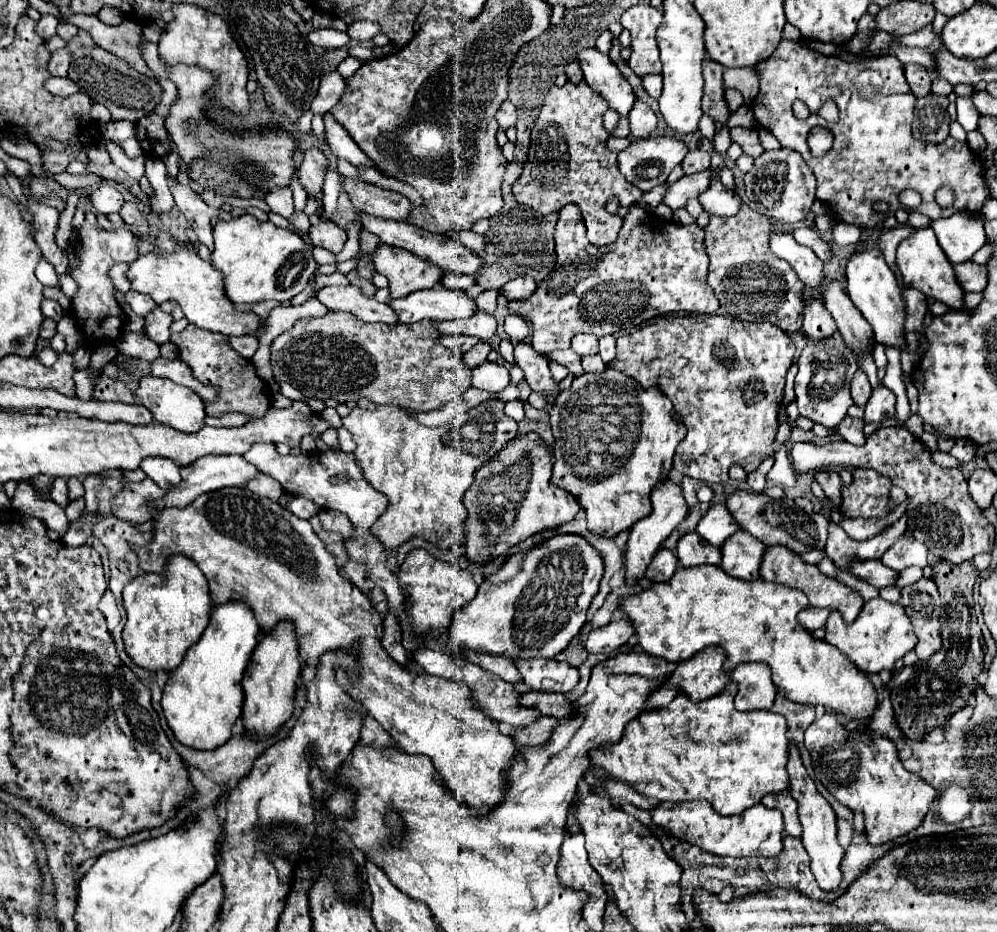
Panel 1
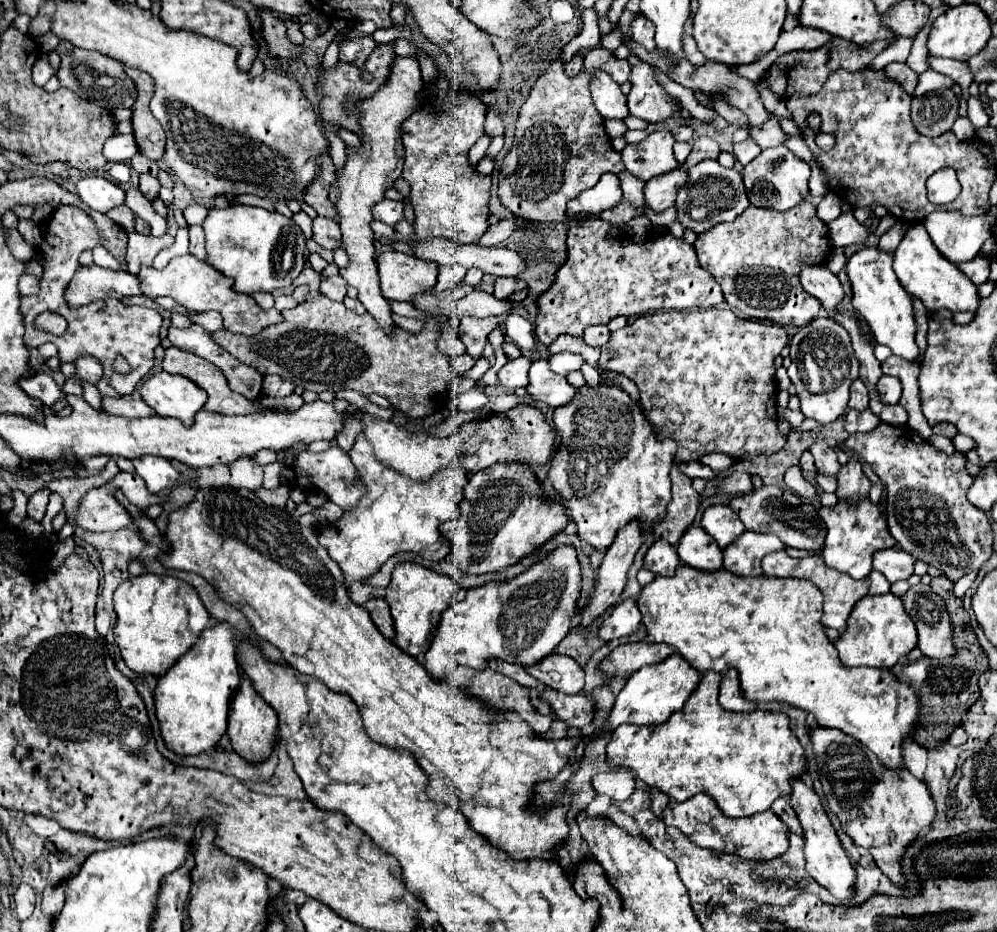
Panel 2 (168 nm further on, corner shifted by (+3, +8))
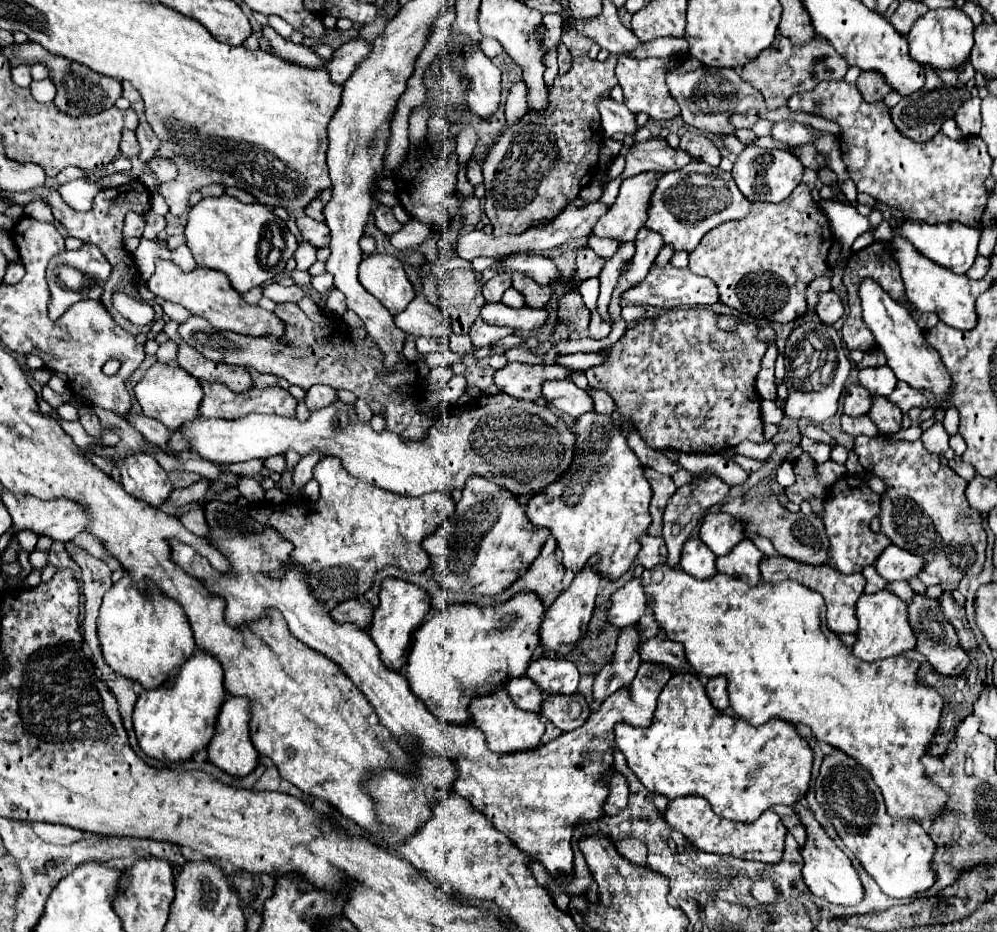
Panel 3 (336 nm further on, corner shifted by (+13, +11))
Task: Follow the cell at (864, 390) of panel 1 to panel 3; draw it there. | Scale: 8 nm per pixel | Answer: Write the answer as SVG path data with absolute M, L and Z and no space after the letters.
M853 385L847 395L845 395L845 415L851 415L851 417L861 417L861 415L867 415L873 401L871 401L871 395L867 389L861 389L861 385Z

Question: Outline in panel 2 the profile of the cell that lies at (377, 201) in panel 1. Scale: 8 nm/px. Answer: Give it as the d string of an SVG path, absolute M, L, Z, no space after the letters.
M381 200L373 206L373 218L387 222L395 226L399 220L403 220L403 202L393 202L393 200Z

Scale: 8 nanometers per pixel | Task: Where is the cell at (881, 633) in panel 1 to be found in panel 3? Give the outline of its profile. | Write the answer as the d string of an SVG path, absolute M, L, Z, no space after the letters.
M883 589L873 595L863 593L857 601L857 619L859 619L859 631L857 631L857 643L853 645L853 655L867 663L897 657L903 651L913 649L917 643L917 637L909 627L907 603L897 595L893 595L891 591Z

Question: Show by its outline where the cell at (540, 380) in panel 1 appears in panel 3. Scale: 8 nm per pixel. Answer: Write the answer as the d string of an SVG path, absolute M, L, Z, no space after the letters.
M547 381L543 387L543 397L561 413L567 413L575 419L593 409L591 395L571 381Z

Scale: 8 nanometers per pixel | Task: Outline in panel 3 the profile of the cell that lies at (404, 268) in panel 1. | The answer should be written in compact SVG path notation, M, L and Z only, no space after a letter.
M373 253L365 257L359 265L359 283L375 295L391 315L407 309L415 297L401 261L391 255Z

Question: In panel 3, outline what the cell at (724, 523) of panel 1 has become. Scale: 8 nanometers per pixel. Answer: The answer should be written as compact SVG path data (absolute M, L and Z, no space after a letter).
M727 513L705 515L705 519L701 523L699 537L717 557L731 553L731 549L745 539L741 521Z

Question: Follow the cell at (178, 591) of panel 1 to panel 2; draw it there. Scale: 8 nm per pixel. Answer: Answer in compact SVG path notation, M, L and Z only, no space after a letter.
M151 572L131 576L115 590L113 600L117 612L113 630L115 642L121 648L125 664L141 674L163 676L163 672L195 644L209 624L209 614L197 590L175 576L159 576Z

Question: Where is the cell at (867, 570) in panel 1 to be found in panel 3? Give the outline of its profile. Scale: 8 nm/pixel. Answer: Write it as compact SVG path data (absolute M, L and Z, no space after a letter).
M889 545L875 563L875 569L887 581L909 581L911 577L917 577L925 565L927 561L923 557L913 555L897 545Z

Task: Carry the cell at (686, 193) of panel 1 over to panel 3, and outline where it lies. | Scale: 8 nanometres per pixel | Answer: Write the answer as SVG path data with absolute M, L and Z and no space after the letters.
M649 171L625 179L617 201L609 213L599 217L591 233L617 239L619 243L635 243L637 231L645 223L645 203L649 201L649 193L653 193L653 185L657 185L657 177L661 177L661 173Z

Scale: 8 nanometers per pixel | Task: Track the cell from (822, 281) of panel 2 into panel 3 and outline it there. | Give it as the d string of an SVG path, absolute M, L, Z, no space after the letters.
M827 291L827 293L821 293L819 295L819 303L817 303L817 313L819 313L819 319L827 325L833 325L835 321L839 321L845 313L843 309L843 303L841 299L837 297L837 293L833 291Z

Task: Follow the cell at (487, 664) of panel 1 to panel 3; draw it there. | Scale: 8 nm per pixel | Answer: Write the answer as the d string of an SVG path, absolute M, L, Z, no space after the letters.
M515 677L513 681L507 681L505 689L517 707L541 713L541 703L545 695L541 693L541 689L537 689L537 685L529 677Z

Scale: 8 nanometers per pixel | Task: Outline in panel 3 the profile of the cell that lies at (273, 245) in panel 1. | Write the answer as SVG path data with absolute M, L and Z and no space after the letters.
M229 195L205 197L191 207L185 239L197 265L225 273L239 293L259 287L263 281L279 275L287 259L297 251L297 241L283 219L259 203L245 205Z

